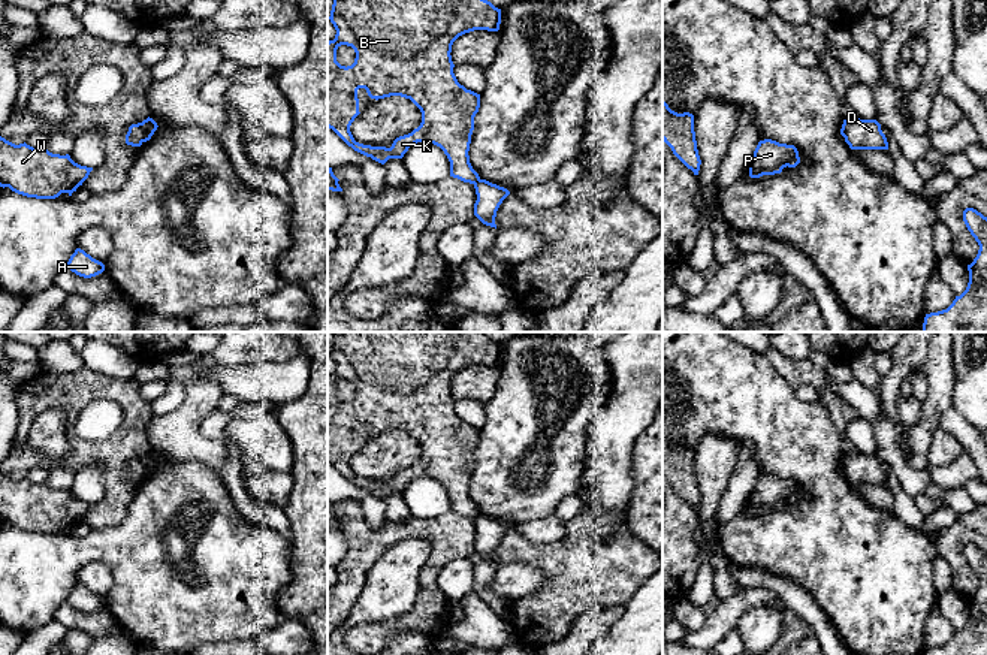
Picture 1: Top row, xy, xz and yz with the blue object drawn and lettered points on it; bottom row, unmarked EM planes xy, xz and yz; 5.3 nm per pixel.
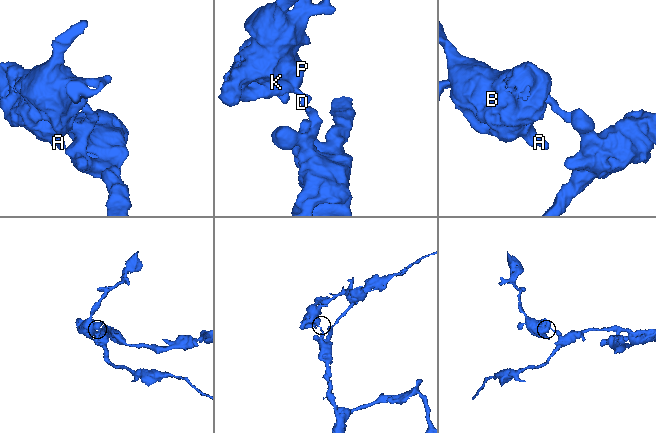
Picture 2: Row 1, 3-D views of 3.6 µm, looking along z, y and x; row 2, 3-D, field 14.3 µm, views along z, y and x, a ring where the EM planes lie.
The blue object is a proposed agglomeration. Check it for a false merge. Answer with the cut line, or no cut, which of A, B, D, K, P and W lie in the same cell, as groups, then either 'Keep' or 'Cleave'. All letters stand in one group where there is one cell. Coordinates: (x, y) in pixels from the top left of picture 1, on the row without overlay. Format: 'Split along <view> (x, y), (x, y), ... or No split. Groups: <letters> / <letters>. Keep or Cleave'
Split along xy (139, 458), (144, 476). Groups: A B K P W / D. Cleave

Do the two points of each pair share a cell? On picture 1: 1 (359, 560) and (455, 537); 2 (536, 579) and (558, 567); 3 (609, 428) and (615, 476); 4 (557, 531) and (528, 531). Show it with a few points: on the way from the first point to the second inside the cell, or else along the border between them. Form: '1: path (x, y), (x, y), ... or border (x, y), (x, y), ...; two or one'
1: path (383, 537), (403, 530), (431, 530); one
2: border (515, 561), (540, 567), (546, 573), (548, 580); two
3: path (609, 440), (609, 464); one
4: path (549, 531), (536, 531); one

